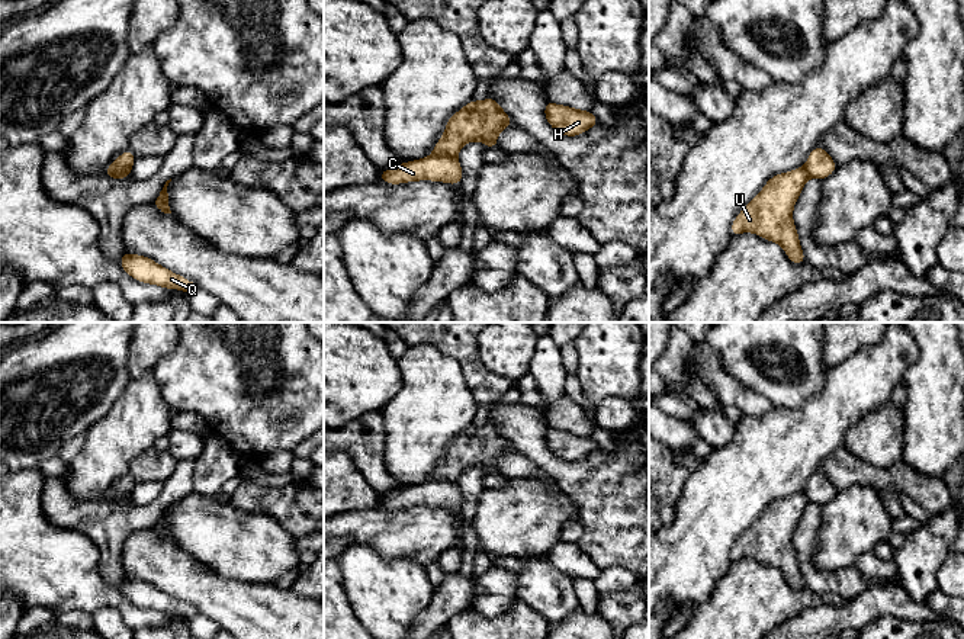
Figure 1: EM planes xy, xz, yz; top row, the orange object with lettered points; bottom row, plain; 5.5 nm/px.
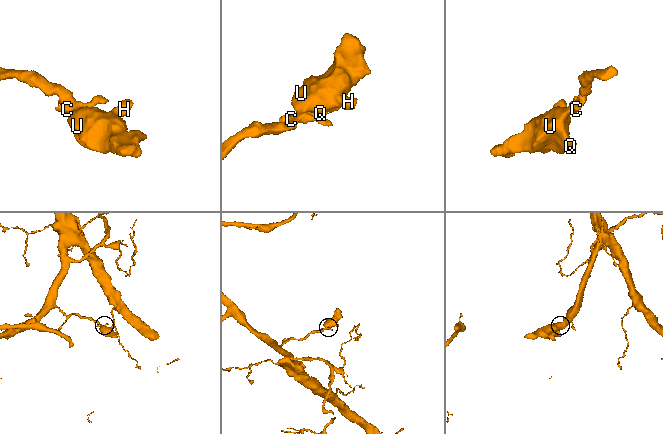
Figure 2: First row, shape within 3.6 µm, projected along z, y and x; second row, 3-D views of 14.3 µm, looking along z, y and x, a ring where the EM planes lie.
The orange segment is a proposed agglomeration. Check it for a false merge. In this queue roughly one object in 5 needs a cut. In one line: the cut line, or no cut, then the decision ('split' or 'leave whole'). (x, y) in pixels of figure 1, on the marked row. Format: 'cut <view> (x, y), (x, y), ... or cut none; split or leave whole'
cut xy (129, 172), (105, 174); split

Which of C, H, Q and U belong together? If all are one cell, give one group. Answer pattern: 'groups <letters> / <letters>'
groups C / H Q U

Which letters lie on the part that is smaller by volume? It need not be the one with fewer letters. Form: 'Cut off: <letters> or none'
Cut off: H, Q, U

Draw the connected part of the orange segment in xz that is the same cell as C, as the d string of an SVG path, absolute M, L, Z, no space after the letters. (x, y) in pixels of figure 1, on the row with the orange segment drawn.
M428 155L425 158L396 164L379 174L379 180L389 184L431 180L459 186L462 177L463 170L456 155Z

